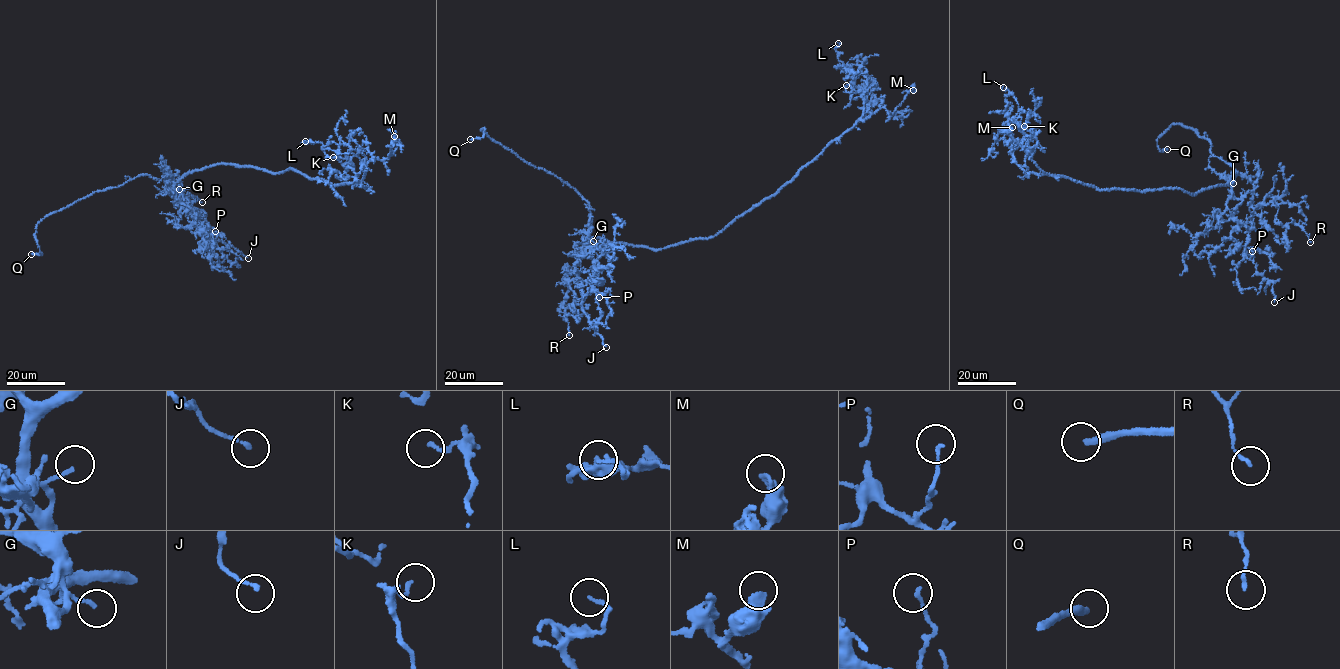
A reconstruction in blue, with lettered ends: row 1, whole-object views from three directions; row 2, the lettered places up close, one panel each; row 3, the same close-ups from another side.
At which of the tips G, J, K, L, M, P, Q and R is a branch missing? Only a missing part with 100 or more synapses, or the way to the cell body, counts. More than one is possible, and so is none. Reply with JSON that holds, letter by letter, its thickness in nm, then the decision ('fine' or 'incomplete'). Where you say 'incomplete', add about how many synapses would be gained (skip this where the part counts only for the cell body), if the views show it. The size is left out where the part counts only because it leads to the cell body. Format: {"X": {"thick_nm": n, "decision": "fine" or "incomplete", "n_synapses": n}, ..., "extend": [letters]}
{"G": {"thick_nm": 150, "decision": "fine"}, "J": {"thick_nm": 150, "decision": "fine"}, "K": {"thick_nm": 110, "decision": "fine"}, "L": {"thick_nm": 130, "decision": "fine"}, "M": {"thick_nm": 400, "decision": "fine"}, "P": {"thick_nm": 130, "decision": "fine"}, "Q": {"thick_nm": 280, "decision": "incomplete"}, "R": {"thick_nm": 130, "decision": "fine"}, "extend": ["Q"]}

